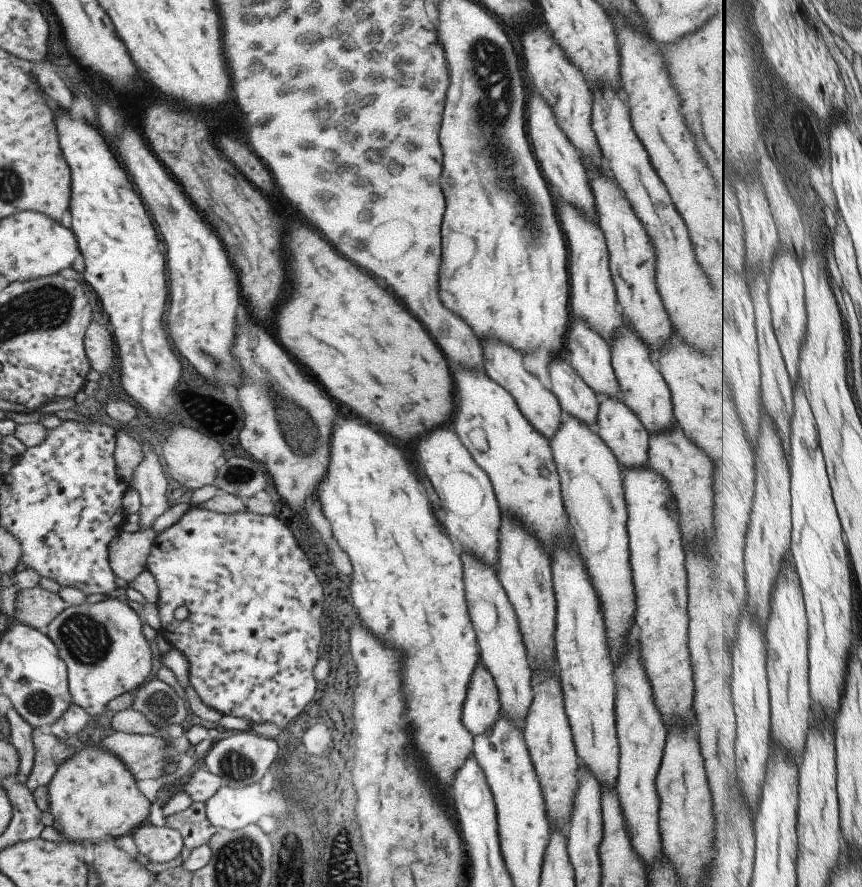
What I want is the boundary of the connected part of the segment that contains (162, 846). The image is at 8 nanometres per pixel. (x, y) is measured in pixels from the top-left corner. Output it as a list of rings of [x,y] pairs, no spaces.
[[[145,822],[133,828],[130,835],[143,861],[165,864],[177,858],[177,855],[184,854],[181,835],[173,828],[153,826]]]

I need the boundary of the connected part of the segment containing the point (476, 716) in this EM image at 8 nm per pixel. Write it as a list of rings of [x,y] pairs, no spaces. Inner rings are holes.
[[[477,662],[467,684],[461,722],[471,734],[478,735],[491,728],[499,715],[499,697],[493,678],[485,667]]]

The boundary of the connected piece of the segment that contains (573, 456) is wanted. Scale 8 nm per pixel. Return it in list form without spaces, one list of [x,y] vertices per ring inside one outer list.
[[[573,416],[563,417],[561,426],[548,443],[558,474],[560,497],[569,520],[568,526],[571,528],[572,539],[575,536],[577,542],[575,550],[585,564],[585,572],[593,582],[597,598],[601,600],[607,636],[615,642],[611,650],[617,654],[621,650],[621,638],[631,626],[633,614],[622,470],[595,429]]]

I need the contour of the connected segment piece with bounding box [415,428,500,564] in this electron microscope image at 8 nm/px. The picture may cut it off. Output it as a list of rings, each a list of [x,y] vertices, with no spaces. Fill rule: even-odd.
[[[433,428],[415,444],[423,474],[433,484],[437,492],[441,510],[443,510],[443,528],[449,536],[455,536],[463,550],[489,560],[489,564],[497,562],[497,546],[499,546],[499,510],[497,500],[493,496],[487,474],[473,462],[467,448],[459,442],[457,434],[449,428]]]

